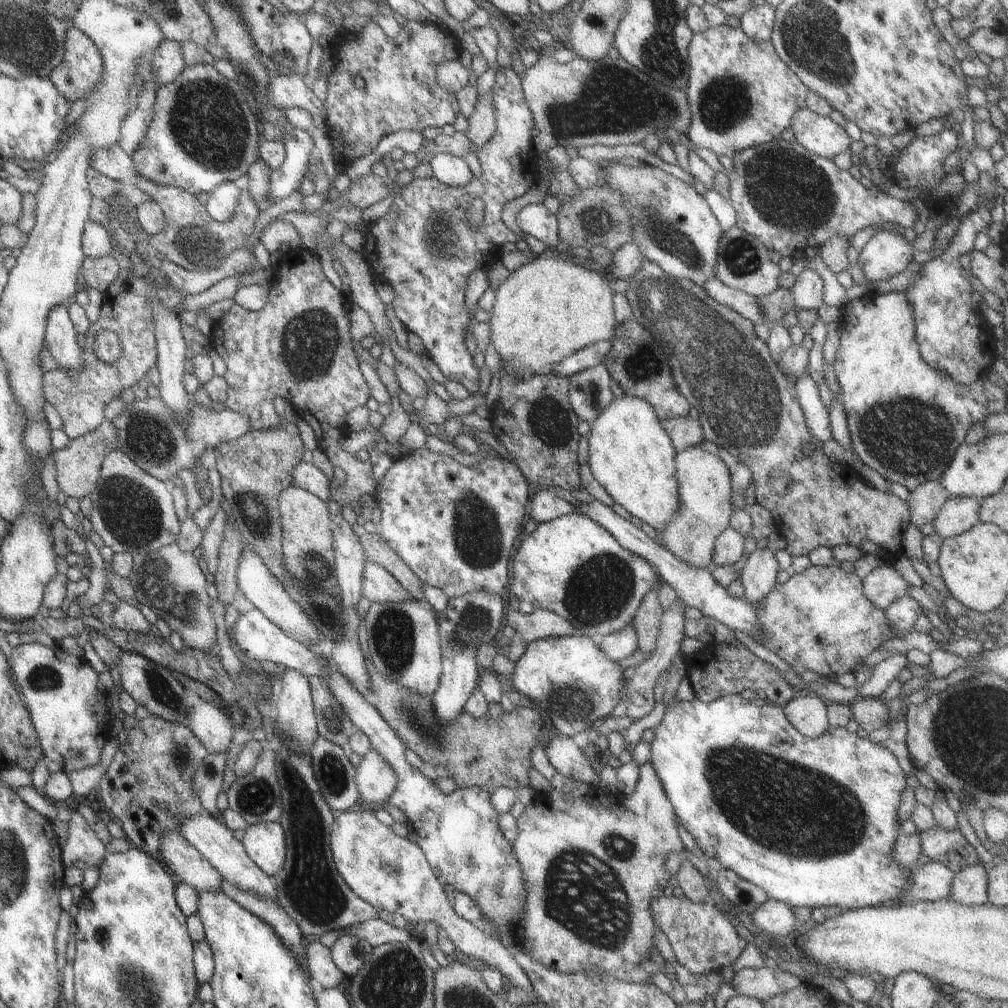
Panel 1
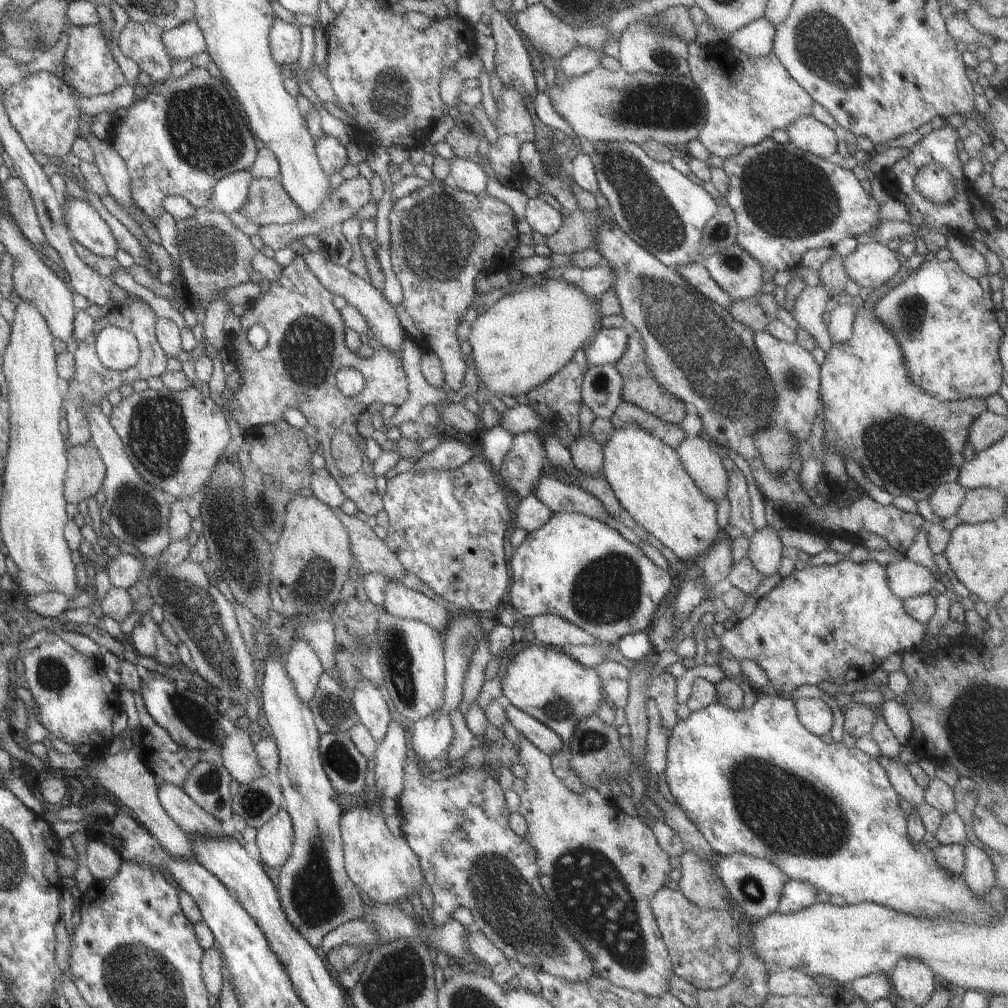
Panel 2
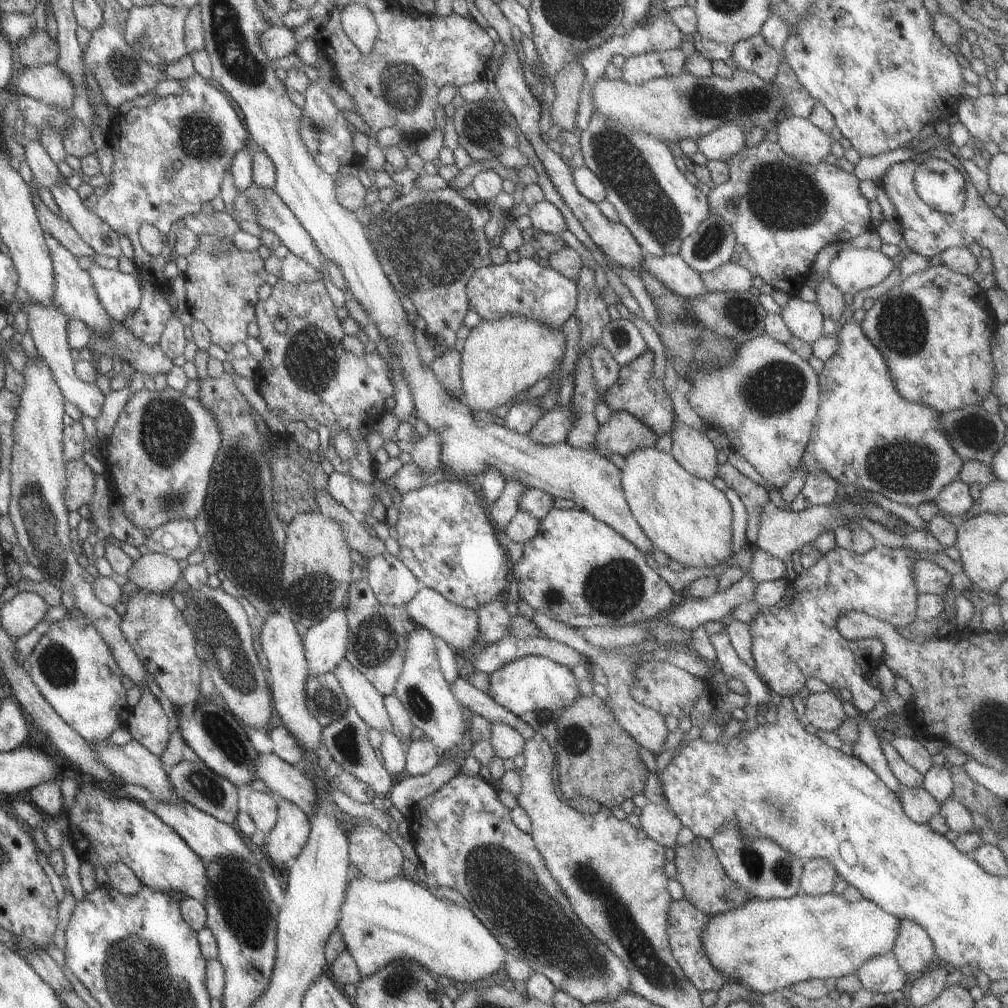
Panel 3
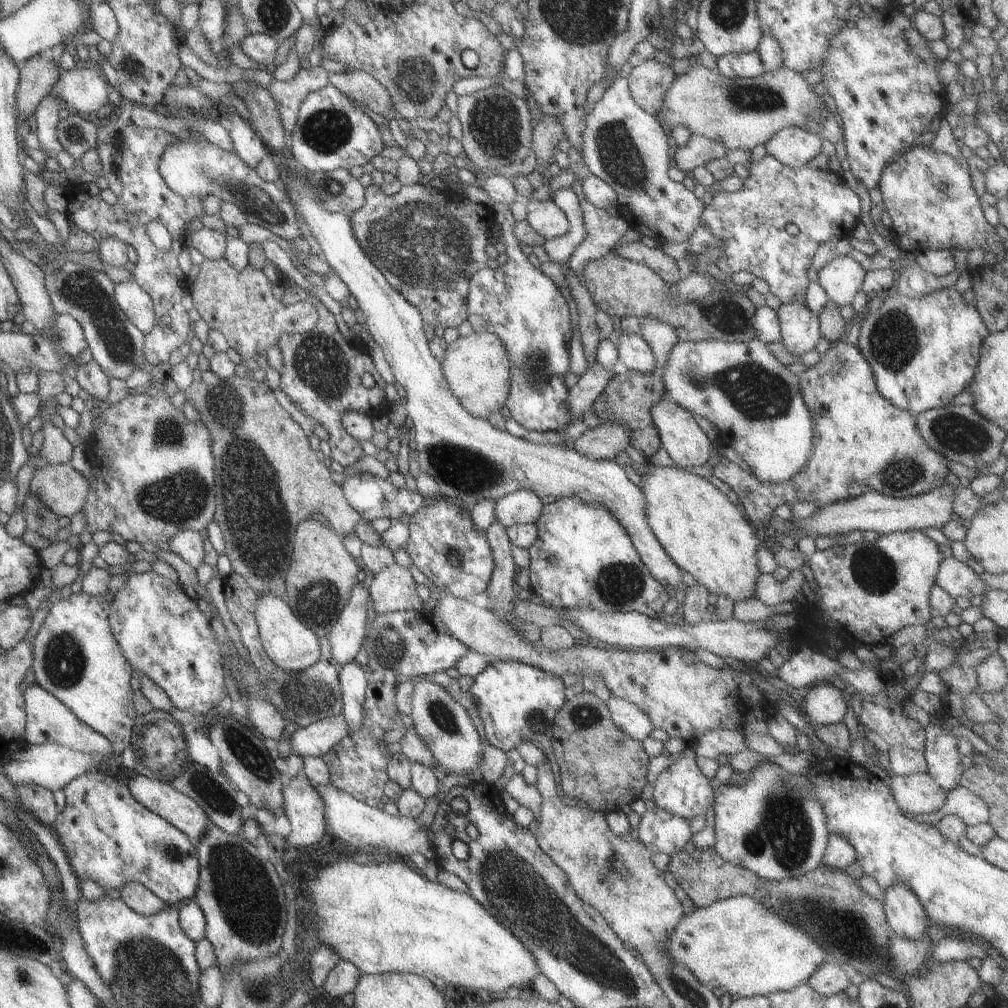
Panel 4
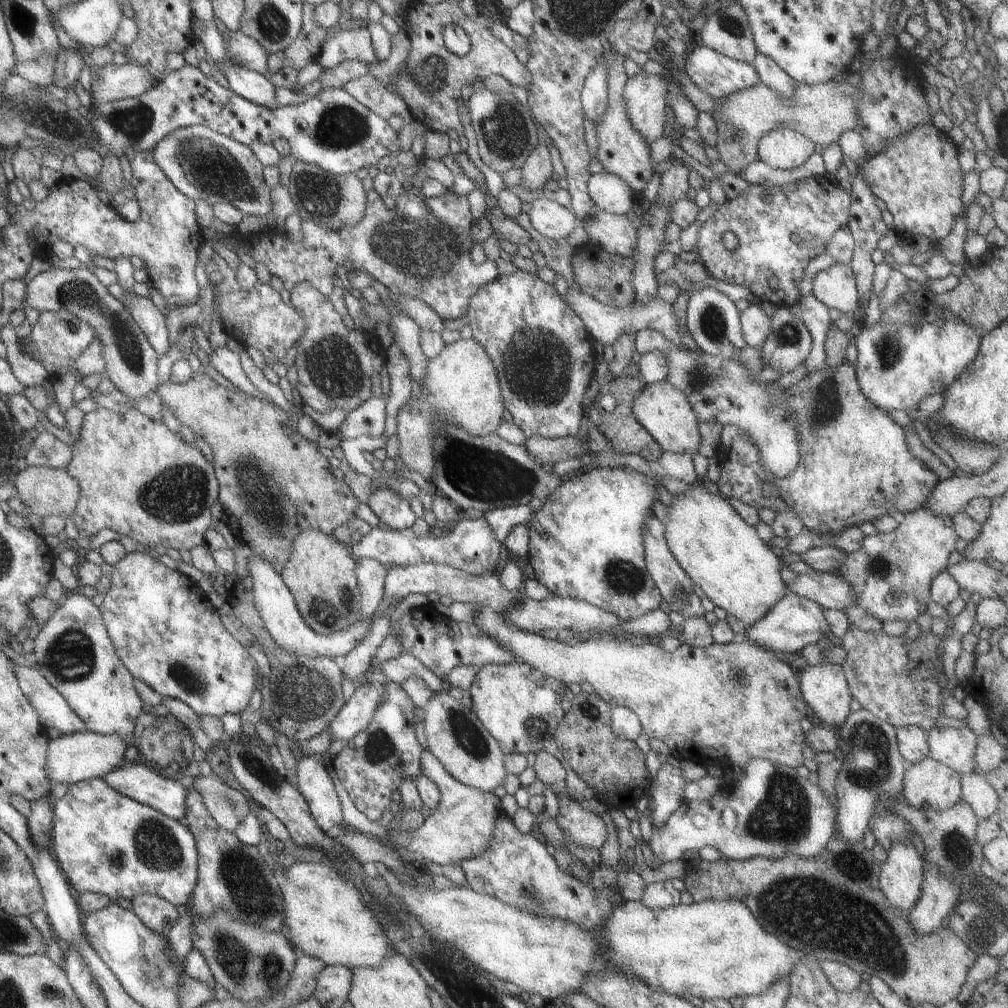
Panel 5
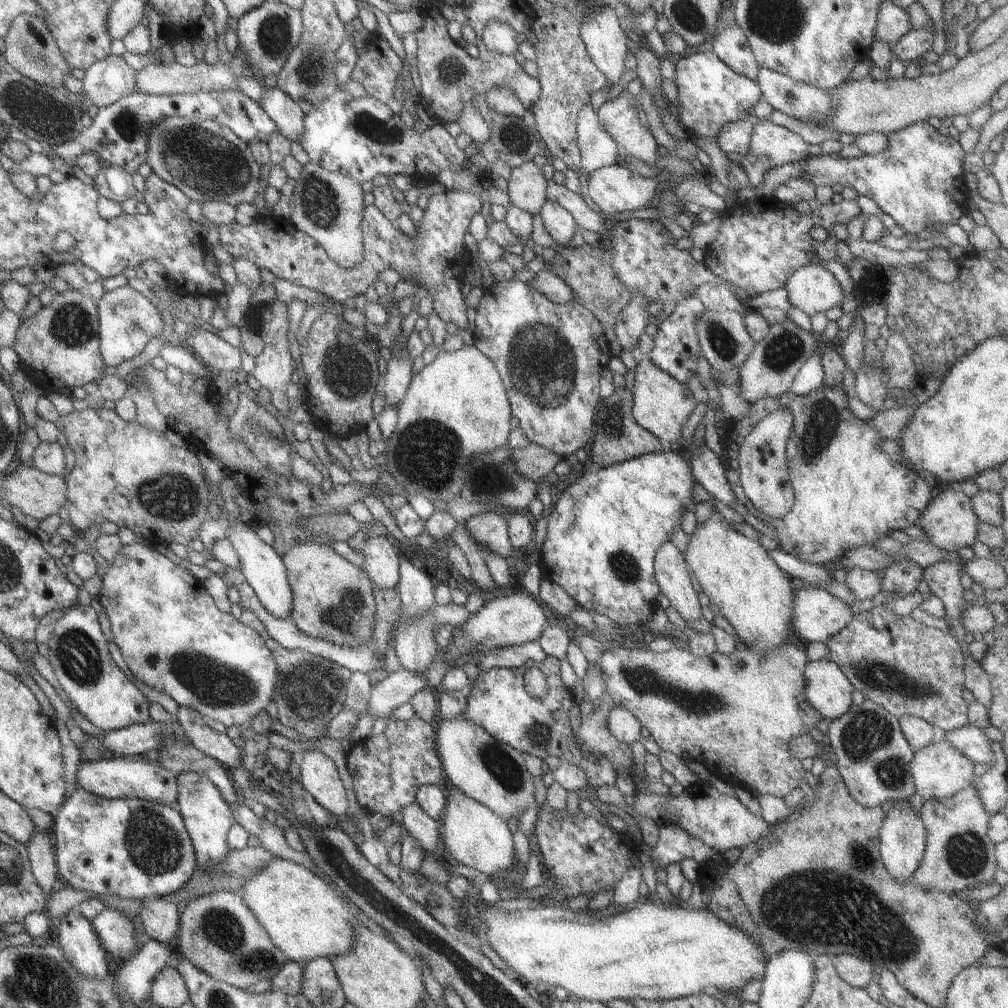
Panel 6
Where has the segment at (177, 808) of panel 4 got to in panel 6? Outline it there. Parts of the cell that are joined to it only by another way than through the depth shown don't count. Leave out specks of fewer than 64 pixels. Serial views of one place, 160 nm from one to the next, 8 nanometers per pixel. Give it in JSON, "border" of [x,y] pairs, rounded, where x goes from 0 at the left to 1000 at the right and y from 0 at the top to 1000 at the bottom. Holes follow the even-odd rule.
{"border":[[[98,752],[90,756],[80,756],[74,766],[74,781],[82,782],[90,788],[106,793],[146,794],[174,803],[176,794],[176,776],[174,770],[156,757],[142,756],[139,752]]]}

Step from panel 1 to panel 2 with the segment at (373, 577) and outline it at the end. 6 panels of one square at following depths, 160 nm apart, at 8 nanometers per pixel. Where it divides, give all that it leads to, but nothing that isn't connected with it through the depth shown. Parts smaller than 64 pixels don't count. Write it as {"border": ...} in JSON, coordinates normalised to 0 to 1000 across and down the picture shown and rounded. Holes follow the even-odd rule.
{"border":[[[391,574],[382,579],[378,601],[389,611],[403,615],[416,615],[438,628],[443,622],[442,604],[434,596],[428,596],[422,589],[406,585]]]}

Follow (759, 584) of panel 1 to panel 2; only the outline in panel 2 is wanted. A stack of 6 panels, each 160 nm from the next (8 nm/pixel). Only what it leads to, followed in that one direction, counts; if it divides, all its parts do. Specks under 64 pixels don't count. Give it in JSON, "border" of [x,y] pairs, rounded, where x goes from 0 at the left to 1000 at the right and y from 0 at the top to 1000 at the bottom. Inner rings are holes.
{"border":[[[755,524],[742,535],[740,554],[747,567],[757,572],[767,570],[773,562],[775,551],[773,530],[767,524]]]}

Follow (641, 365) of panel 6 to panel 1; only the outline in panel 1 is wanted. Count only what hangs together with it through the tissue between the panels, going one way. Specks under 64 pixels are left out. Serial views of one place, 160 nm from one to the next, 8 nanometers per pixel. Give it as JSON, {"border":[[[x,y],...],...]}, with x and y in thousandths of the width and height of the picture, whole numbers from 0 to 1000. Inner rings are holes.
{"border":[[[693,441],[672,447],[669,472],[673,481],[674,505],[665,518],[651,527],[651,535],[666,551],[687,563],[702,563],[707,538],[724,515],[724,470],[717,457]]]}

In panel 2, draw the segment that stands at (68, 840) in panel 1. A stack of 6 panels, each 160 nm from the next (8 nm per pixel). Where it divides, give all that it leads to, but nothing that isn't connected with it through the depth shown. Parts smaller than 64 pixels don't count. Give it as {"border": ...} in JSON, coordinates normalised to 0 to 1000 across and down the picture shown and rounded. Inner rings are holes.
{"border":[[[88,833],[85,837],[81,855],[86,859],[88,867],[94,873],[110,871],[120,857],[120,851],[106,837],[98,833]]]}

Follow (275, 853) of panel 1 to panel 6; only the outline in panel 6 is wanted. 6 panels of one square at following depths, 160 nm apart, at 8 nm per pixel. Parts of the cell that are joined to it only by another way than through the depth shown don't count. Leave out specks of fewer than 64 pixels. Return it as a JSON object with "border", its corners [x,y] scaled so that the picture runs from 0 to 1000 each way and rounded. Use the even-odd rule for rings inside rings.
{"border":[[[314,744],[303,745],[297,758],[297,776],[307,790],[330,811],[345,808],[340,778],[332,758]]]}

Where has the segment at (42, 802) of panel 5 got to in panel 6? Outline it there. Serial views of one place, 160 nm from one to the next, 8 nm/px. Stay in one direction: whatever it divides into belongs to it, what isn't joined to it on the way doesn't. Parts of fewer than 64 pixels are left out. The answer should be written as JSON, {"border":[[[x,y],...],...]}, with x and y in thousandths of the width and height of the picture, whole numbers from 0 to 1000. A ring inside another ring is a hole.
{"border":[[[35,821],[35,825],[25,835],[25,842],[35,875],[39,877],[43,886],[49,889],[60,877],[54,857],[54,844],[49,824]]]}

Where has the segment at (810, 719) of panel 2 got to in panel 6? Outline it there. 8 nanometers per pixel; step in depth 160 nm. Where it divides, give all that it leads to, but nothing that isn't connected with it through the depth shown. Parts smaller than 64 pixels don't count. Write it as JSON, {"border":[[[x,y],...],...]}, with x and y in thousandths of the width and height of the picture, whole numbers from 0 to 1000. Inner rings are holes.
{"border":[[[811,655],[801,657],[795,667],[796,686],[801,697],[812,707],[815,713],[815,718],[835,710],[845,699],[844,679],[836,671],[834,665],[822,655]]]}

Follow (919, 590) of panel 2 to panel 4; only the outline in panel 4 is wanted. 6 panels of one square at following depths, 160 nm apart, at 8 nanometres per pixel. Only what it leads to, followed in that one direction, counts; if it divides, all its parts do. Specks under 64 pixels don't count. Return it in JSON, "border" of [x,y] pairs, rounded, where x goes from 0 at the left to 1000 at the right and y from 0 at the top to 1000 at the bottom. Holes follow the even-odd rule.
{"border":[[[936,553],[927,574],[928,581],[945,593],[974,593],[980,586],[968,567],[945,553]]]}

